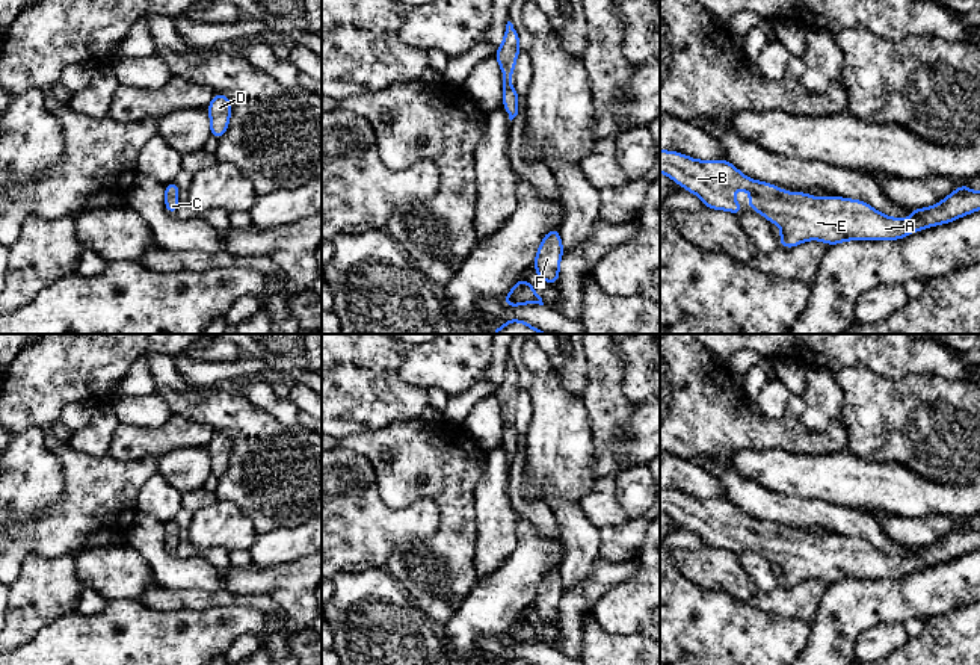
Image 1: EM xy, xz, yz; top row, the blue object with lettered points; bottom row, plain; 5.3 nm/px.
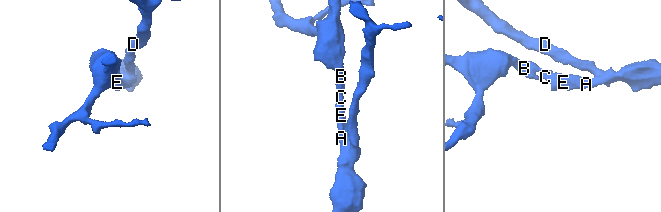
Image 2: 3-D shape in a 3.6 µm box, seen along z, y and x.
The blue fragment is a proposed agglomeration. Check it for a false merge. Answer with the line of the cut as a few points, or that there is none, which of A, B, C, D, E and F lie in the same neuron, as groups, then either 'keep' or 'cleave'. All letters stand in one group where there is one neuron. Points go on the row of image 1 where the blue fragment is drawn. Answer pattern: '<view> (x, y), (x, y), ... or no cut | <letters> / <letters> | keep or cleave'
no cut | A B C D E F | keep

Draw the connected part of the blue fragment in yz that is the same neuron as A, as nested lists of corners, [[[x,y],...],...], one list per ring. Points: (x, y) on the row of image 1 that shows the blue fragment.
[[[660,150],[660,172],[666,174],[687,192],[698,195],[707,209],[726,210],[734,215],[740,215],[743,207],[734,200],[732,192],[749,190],[750,209],[782,230],[779,246],[784,248],[793,248],[806,240],[821,240],[829,246],[846,240],[898,240],[914,231],[948,224],[980,210],[980,192],[971,190],[966,184],[959,186],[932,207],[911,209],[912,216],[900,219],[886,216],[861,200],[834,195],[818,198],[803,192],[785,192],[775,184],[746,177],[728,160],[696,160],[676,151]]]

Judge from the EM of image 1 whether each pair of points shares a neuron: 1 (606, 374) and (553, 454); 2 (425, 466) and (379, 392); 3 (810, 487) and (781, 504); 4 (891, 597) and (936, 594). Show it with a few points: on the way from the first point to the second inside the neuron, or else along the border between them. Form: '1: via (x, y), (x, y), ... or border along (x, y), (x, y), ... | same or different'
1: border along (580, 398), (594, 440) | different
2: border along (432, 422), (420, 419), (393, 420), (373, 433) | different
3: border along (761, 487), (784, 494), (820, 499), (831, 505) | different
4: via (902, 597), (926, 594) | same

